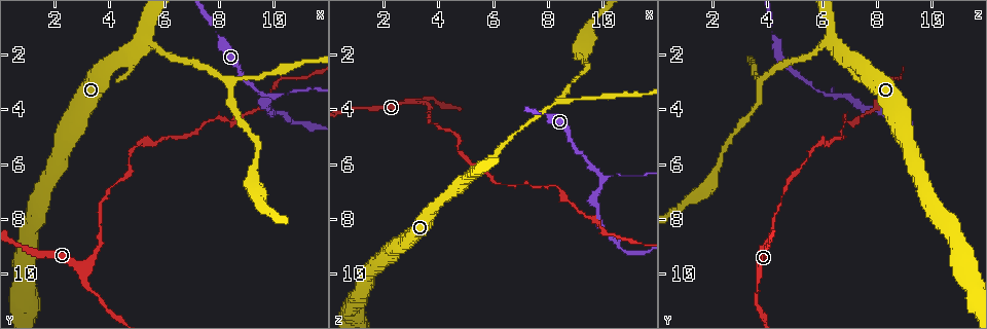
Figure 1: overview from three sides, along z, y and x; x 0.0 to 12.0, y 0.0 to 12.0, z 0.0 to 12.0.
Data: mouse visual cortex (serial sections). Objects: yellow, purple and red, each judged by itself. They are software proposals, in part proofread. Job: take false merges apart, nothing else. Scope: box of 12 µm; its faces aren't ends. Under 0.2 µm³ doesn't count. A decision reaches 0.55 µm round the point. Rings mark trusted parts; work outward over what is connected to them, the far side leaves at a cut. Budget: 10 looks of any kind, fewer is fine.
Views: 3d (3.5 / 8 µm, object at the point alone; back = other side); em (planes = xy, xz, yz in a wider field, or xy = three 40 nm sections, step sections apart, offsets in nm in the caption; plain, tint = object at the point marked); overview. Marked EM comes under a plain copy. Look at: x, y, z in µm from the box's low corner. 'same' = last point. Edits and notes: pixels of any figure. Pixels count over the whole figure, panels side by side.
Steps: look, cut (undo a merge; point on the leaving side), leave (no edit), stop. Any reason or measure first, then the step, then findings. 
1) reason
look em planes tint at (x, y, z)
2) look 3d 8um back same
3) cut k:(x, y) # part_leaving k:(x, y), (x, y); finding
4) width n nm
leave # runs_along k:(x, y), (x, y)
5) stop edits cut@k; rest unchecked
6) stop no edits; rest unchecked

three-way junction
look 3d 3.5um at (5.4, 1.7, 6.3)

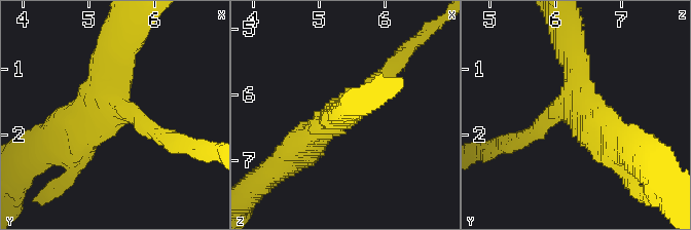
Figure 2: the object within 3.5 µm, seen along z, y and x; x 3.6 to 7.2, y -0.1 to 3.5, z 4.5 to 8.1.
look em xy step 5 tint at (5.25, 1.65, 6.35)

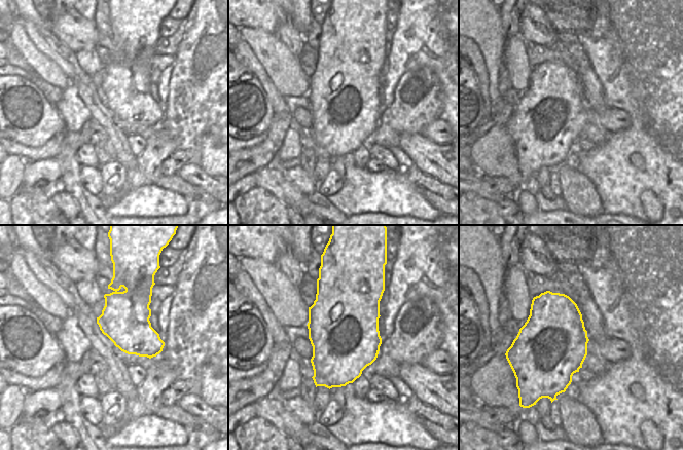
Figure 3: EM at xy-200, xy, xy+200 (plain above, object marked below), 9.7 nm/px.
leave # runs_along 2:(291, 156), (386, 73); all the same cell

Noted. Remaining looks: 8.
look 3d 8um at (8.2, 2.9, 3.8)

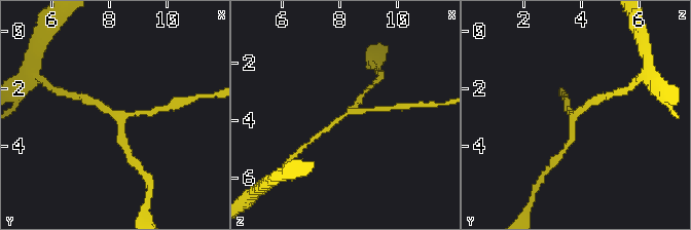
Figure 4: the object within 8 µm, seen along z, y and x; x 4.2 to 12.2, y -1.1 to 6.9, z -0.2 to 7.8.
zoom in
look 3d 3.5um at (8.3, 3.0, 3.8)

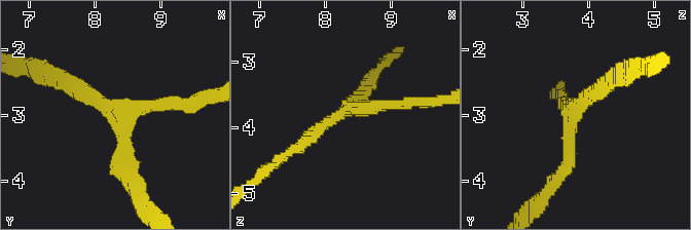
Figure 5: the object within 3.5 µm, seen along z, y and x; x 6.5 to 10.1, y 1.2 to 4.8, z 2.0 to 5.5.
leave # runs_along 5:(63, 77), (122, 124), (126, 171); all the same cell

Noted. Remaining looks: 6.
arms part here
look 3d 3.5um at (9.9, 3.5, 6.4)

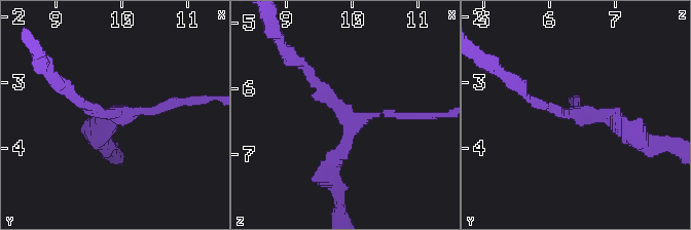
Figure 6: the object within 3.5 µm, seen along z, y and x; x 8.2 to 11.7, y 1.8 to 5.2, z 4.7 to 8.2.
arms 3; arm_widths 100, 150, 250 nm; shape alone is not enough
look em xy step 1 tint at (9.95, 3.45, 6.45)

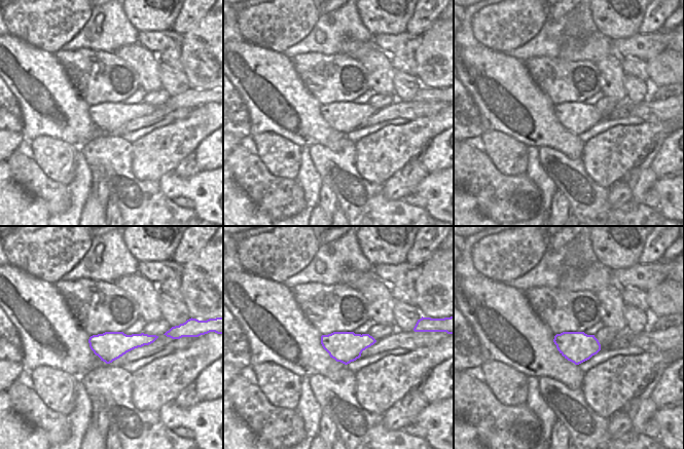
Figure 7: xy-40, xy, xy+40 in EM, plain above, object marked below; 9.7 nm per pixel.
cut it another way
look em xy step 2 tint same

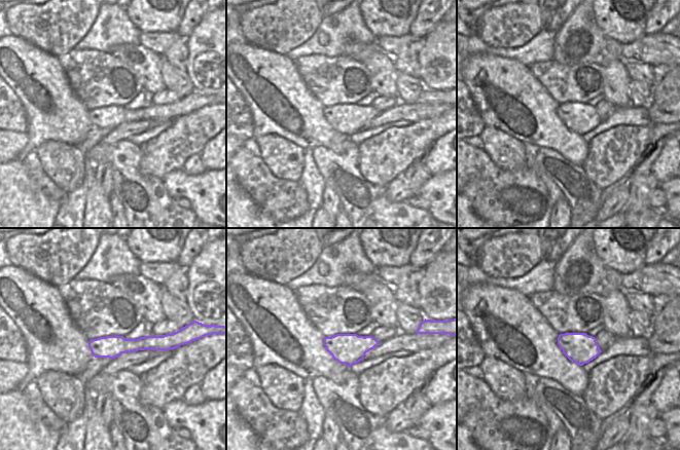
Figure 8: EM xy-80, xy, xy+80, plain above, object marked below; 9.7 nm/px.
leave # runs_along 6:(530, 98), (558, 113), (611, 113), (634, 136); all the same cell

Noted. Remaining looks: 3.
narrows sharply
look 3d 3.5um at (7.8, 1.1, 4.3)

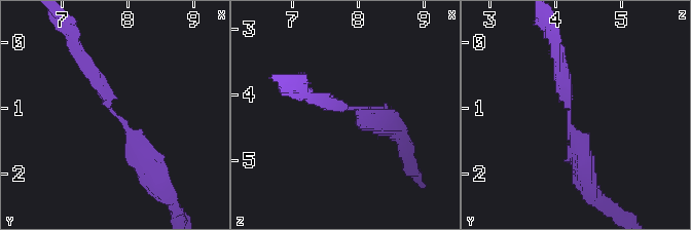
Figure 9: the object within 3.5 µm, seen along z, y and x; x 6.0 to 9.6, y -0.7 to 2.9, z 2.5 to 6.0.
arm_widths 200, 300 nm; now the EM
look em xy step 1 tint at (7.80, 1.00, 4.20)

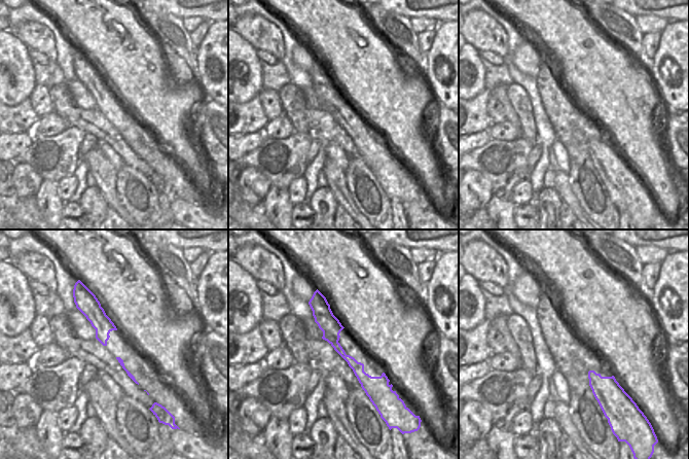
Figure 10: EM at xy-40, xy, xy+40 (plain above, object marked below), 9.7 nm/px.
leave # all the same cell

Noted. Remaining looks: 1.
stop no edits; rest unchecked

